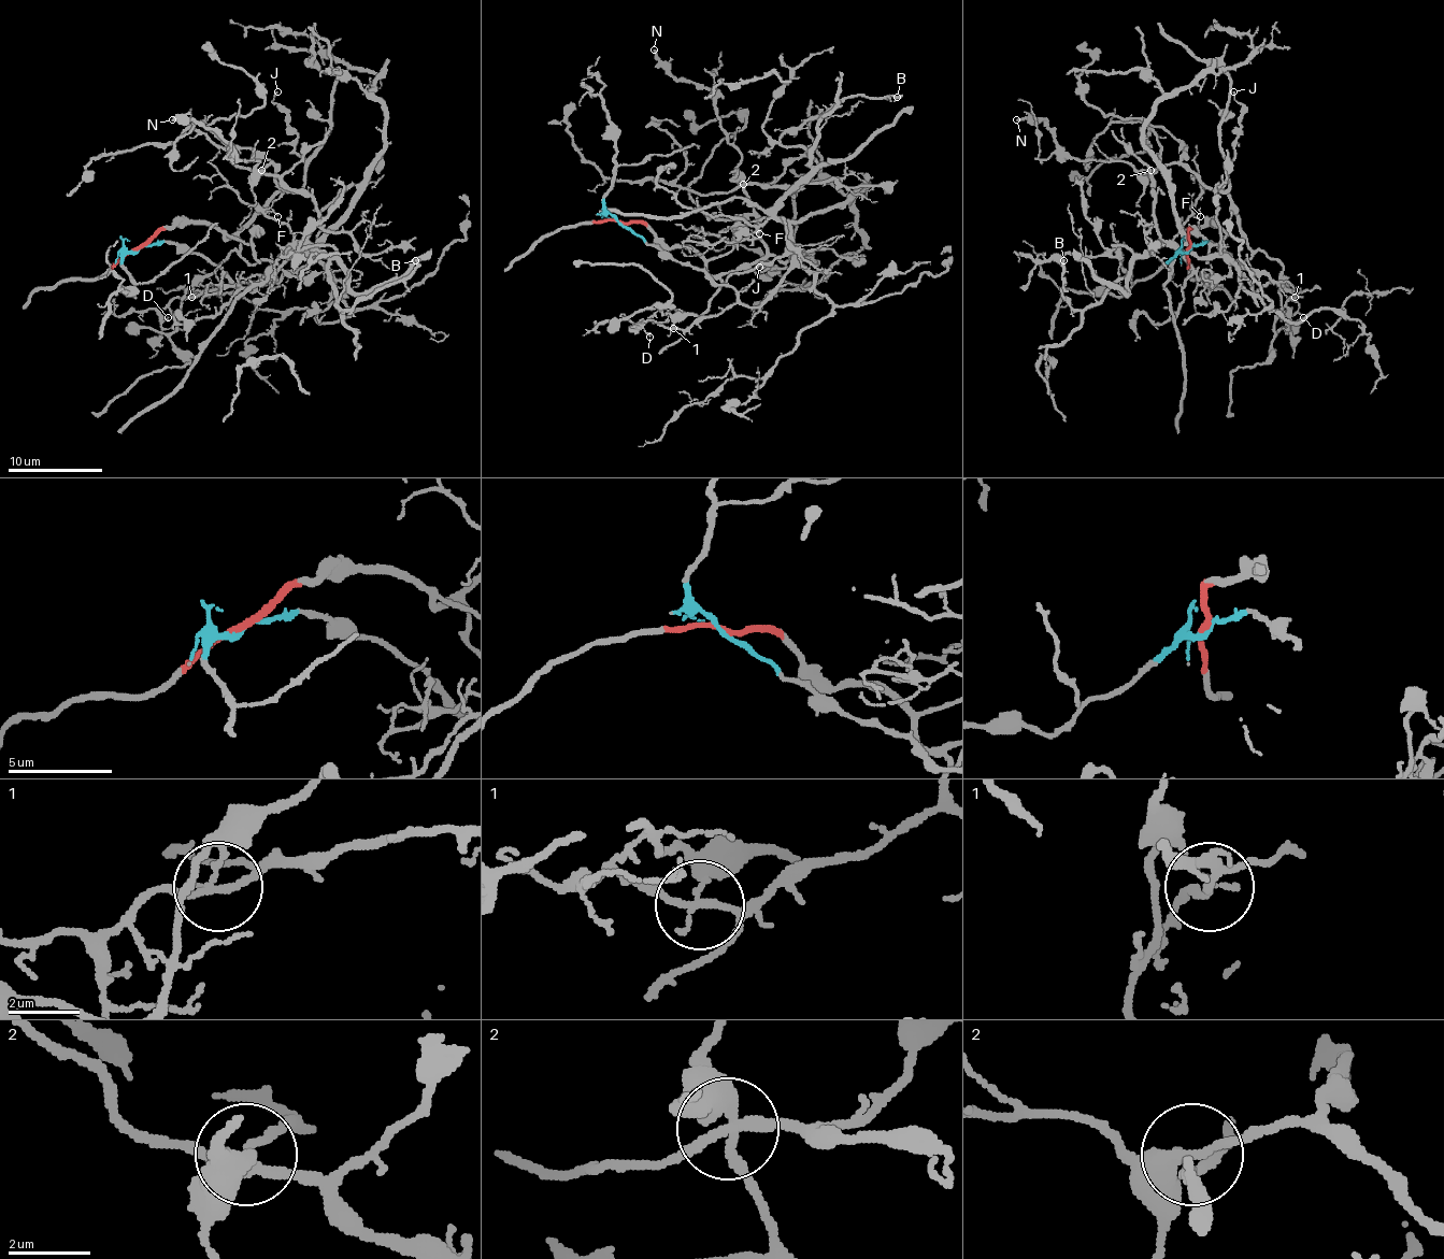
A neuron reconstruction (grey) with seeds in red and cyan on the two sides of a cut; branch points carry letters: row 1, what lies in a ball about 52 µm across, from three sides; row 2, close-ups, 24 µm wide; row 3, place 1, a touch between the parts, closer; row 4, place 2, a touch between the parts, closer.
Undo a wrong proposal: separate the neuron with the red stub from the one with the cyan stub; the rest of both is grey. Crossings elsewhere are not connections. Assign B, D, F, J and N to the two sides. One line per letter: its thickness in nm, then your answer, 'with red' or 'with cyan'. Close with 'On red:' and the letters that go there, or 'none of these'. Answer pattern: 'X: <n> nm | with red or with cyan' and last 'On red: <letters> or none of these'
B: 190 nm | with cyan
D: 120 nm | with cyan
F: 120 nm | with cyan
J: 130 nm | with red
N: 220 nm | with red
On red: J, N

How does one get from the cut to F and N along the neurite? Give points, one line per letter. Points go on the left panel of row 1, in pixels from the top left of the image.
F: (138, 248), (176, 241), (254, 288), (313, 258), (266, 215), (277, 215)
N: (138, 248), (183, 223), (236, 237), (285, 189), (271, 163), (259, 170), (212, 130), (171, 120)

